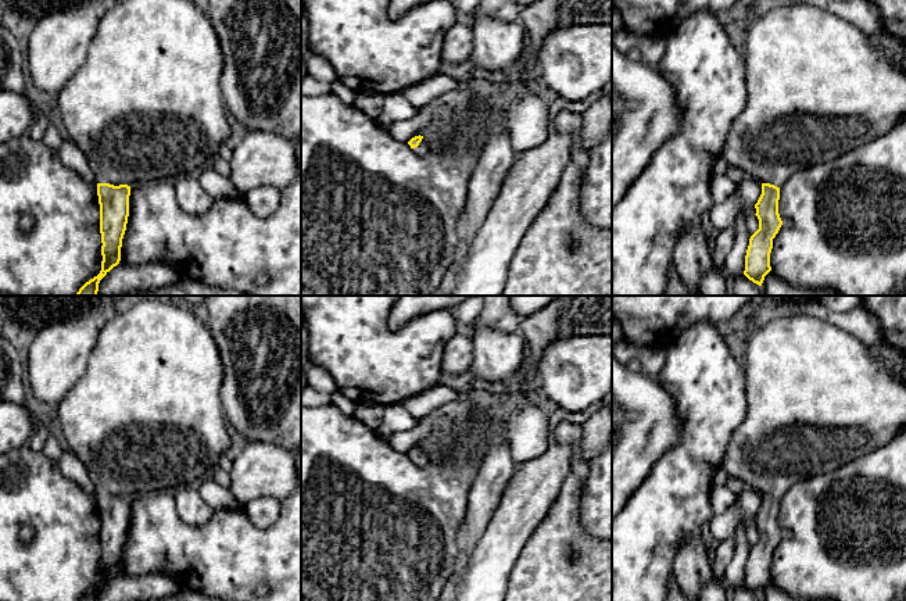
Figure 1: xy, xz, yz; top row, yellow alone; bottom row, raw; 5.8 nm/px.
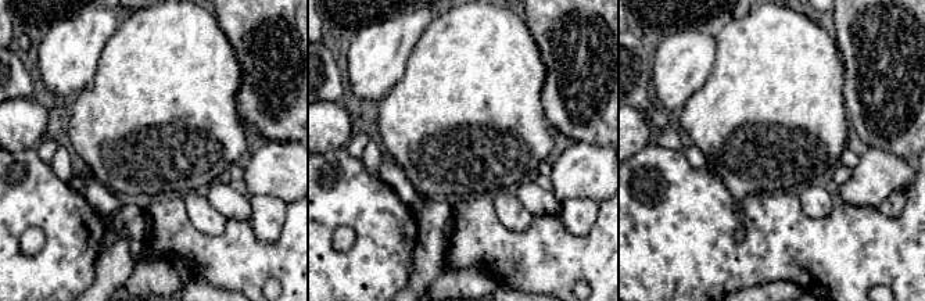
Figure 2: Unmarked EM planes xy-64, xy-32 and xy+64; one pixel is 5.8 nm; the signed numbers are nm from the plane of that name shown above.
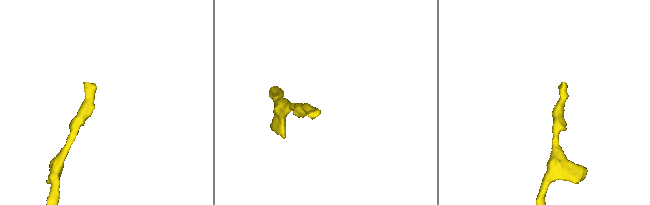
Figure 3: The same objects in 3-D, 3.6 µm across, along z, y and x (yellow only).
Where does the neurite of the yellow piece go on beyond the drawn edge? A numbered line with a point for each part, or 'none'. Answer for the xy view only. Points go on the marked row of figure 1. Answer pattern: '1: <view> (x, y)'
1: xy (146, 106)

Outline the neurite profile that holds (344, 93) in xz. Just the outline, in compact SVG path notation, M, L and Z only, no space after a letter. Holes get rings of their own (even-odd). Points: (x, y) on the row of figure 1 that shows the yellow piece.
M340 81L332 83L332 93L334 93L343 103L345 103L348 105L354 104L354 100L357 96L357 93L352 89L350 89Z

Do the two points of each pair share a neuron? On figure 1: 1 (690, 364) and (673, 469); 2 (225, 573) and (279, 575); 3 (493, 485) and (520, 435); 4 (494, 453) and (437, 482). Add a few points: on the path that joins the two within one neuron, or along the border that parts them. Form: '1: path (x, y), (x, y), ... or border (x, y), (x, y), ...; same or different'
1: path (694, 390), (694, 443); same
2: path (239, 573), (265, 573); same
3: border (507, 440), (511, 449), (511, 458), (516, 467); different
4: border (487, 440), (483, 462), (469, 487); different

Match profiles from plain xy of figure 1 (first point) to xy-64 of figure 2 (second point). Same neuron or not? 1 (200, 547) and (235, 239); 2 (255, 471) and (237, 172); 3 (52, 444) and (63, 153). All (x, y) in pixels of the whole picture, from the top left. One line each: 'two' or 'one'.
1: one
2: two
3: one

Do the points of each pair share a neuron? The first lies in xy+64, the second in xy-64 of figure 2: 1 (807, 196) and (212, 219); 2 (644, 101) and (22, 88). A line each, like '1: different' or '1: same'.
1: same
2: same

